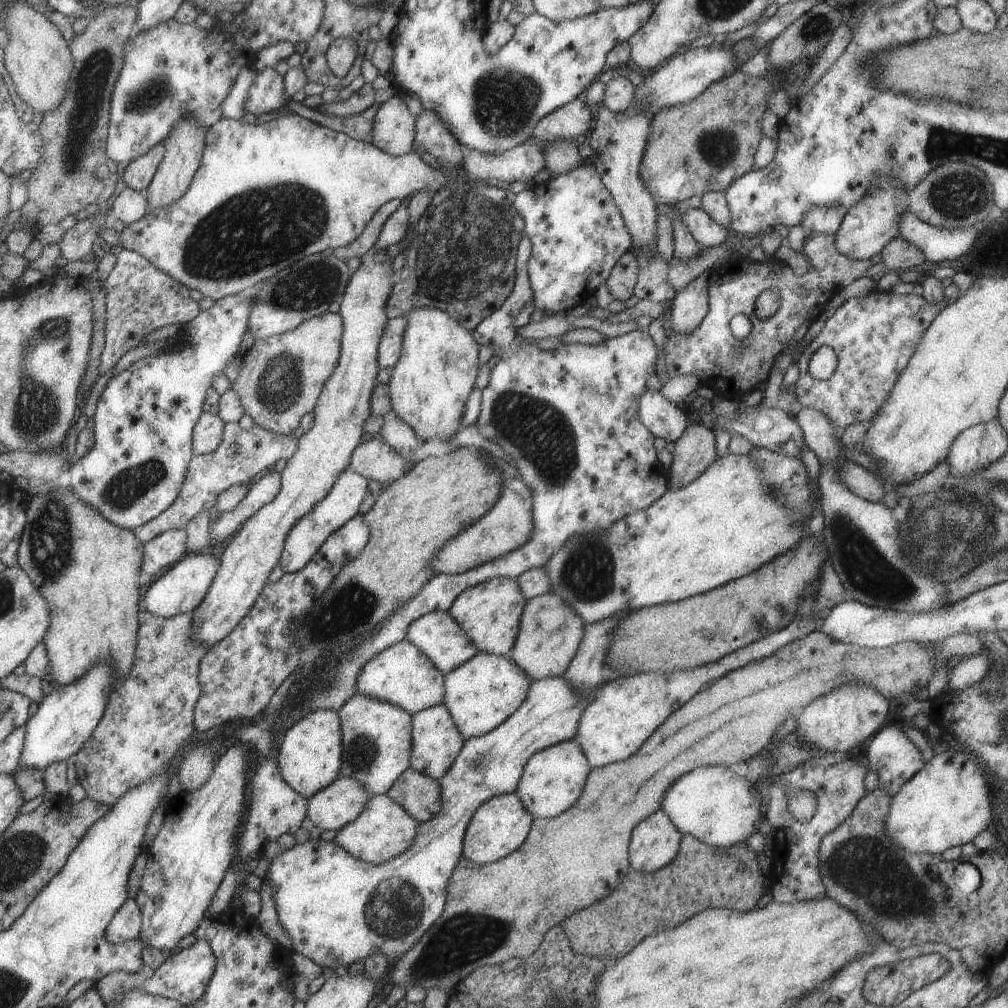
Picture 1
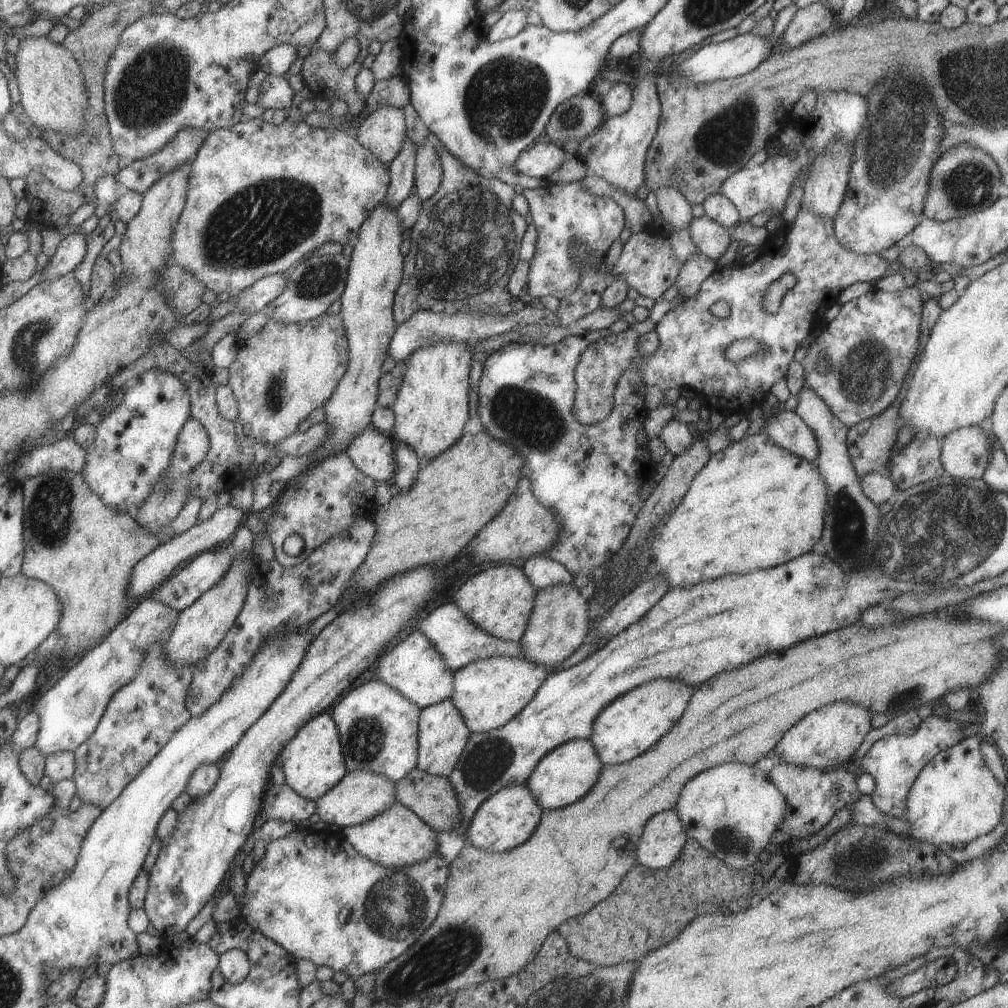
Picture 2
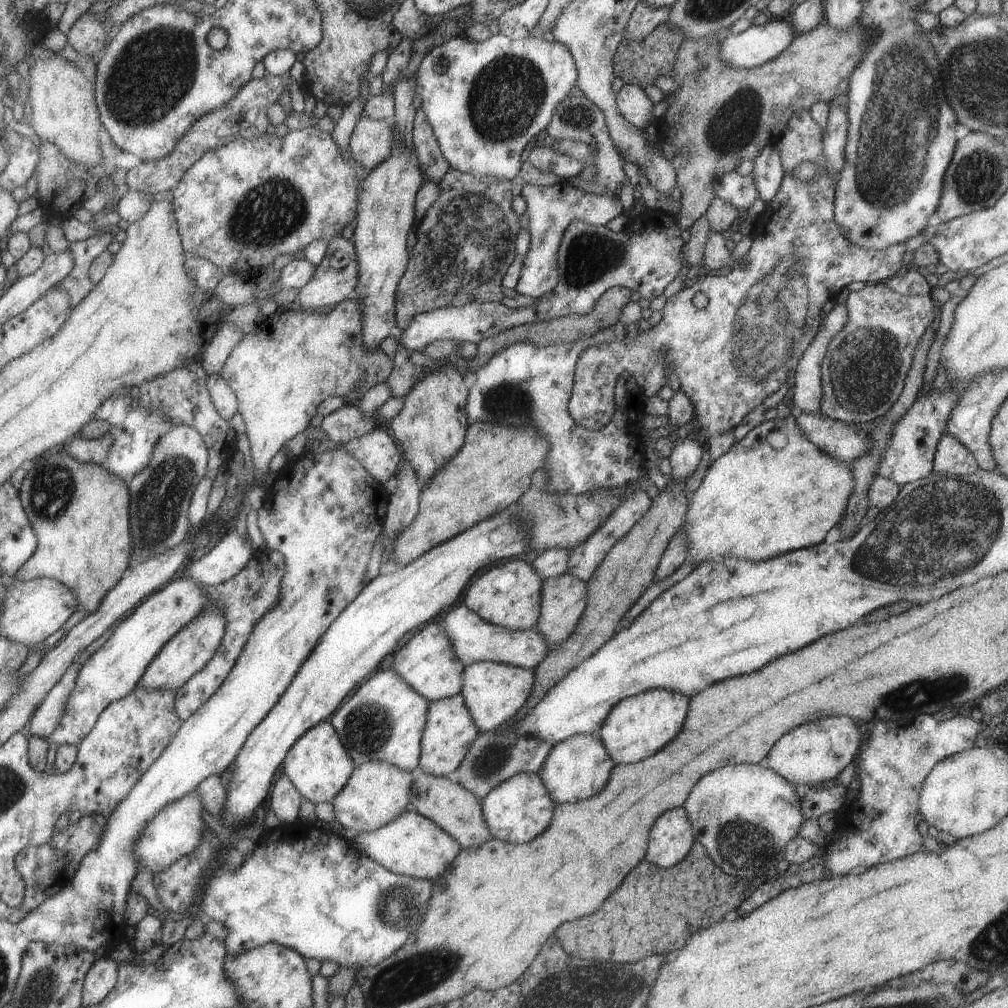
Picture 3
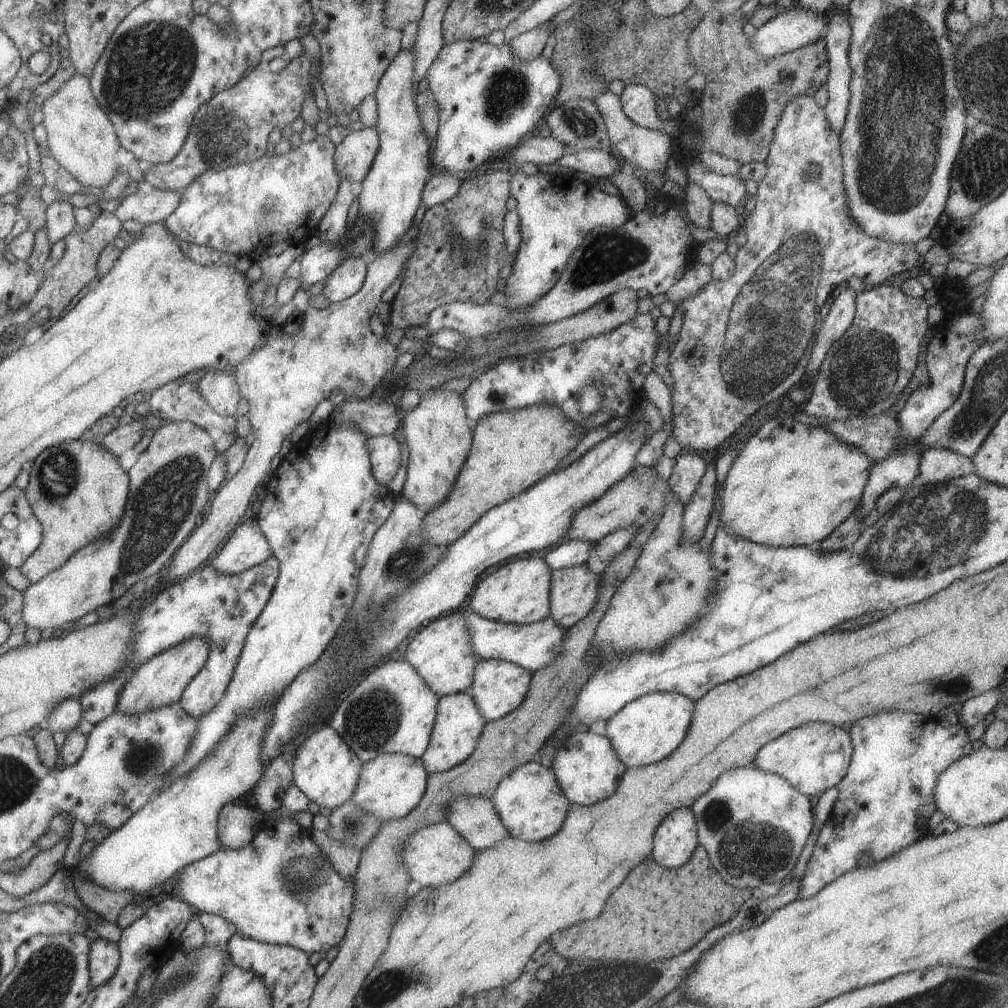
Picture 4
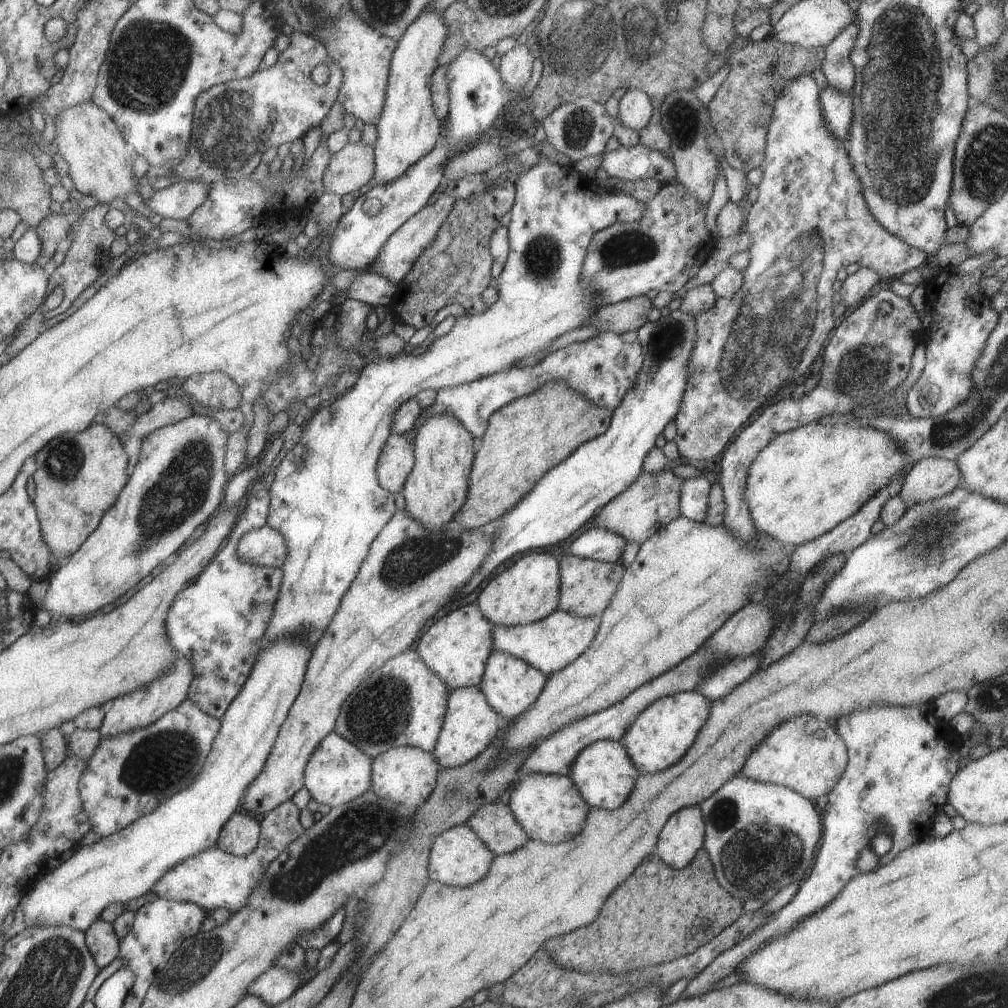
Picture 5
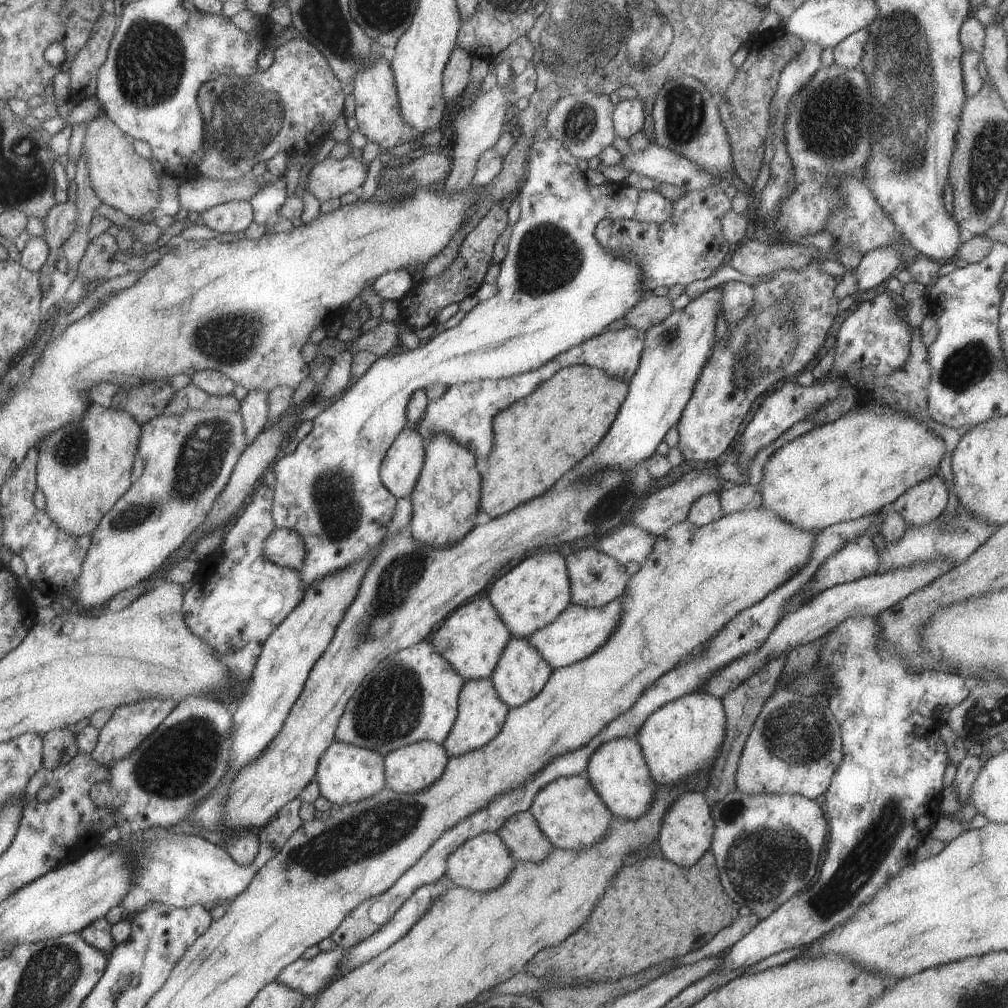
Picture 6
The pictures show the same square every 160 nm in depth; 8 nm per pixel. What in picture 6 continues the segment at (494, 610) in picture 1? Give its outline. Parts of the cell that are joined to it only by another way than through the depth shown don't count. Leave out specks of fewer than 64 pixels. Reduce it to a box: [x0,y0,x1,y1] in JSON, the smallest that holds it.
[487,548,570,637]

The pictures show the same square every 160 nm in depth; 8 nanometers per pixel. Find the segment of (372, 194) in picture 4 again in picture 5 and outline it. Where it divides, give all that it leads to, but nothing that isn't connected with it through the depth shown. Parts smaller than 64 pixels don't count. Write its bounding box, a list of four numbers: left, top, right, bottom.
[372,3,447,186]

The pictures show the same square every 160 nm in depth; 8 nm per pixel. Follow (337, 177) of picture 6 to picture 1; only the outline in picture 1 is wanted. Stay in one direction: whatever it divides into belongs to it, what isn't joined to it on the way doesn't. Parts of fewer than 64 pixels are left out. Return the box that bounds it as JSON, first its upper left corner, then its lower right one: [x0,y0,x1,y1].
[371,95,414,156]

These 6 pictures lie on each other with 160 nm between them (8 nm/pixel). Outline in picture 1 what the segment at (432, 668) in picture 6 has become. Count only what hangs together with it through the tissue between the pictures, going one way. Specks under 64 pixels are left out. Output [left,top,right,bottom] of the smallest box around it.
[336,693,411,796]

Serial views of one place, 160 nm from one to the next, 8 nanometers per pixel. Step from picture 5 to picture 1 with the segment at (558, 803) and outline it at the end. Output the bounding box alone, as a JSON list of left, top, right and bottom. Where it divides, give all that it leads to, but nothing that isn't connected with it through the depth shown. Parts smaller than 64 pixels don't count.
[462,793,534,866]

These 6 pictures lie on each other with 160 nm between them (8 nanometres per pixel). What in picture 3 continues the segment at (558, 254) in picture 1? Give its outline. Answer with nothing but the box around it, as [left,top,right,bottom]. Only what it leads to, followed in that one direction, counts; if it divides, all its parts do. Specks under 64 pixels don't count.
[515,181,624,300]

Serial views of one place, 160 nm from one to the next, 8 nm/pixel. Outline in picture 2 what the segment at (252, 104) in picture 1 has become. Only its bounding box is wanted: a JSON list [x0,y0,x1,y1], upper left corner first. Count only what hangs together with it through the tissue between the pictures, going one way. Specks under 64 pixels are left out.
[257,74,293,111]

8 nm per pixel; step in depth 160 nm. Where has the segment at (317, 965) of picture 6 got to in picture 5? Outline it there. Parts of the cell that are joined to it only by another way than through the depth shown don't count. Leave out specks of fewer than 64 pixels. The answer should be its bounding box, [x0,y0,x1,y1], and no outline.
[247,967,301,1007]

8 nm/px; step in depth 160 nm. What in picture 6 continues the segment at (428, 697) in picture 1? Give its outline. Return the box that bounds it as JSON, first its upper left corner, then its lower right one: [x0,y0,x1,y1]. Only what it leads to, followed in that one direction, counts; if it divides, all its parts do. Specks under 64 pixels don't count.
[429,596,510,681]

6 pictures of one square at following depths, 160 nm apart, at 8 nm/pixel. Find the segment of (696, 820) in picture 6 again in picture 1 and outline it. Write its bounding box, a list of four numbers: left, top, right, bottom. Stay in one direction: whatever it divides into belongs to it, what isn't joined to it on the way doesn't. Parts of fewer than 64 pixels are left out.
[629,810,681,874]

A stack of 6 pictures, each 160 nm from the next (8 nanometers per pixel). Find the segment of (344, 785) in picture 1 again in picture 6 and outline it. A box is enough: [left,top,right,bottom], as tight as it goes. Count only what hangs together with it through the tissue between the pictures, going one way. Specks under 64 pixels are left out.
[384,741,447,793]

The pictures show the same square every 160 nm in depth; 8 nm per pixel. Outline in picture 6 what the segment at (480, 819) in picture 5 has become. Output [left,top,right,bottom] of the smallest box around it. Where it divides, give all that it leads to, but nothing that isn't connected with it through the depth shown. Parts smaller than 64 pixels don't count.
[496,811,554,863]

